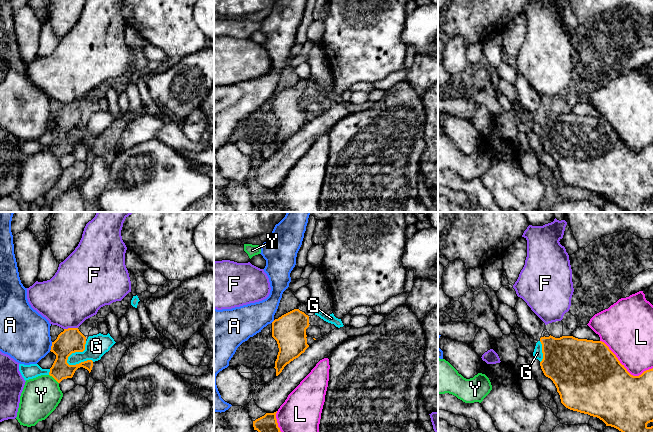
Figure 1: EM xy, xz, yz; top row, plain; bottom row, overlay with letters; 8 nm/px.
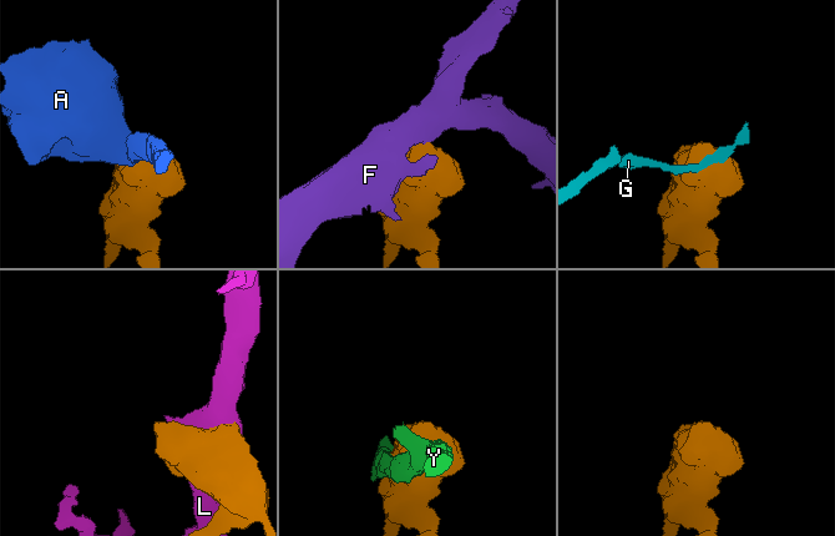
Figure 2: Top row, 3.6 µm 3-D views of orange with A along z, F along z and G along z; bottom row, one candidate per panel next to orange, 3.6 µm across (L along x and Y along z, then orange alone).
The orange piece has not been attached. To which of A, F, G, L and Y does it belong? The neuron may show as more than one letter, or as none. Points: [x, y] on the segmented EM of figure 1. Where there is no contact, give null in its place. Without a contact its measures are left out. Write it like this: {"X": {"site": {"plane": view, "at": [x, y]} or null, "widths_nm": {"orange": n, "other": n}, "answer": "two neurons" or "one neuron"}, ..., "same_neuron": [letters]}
{"A": {"site": {"plane": "xy", "at": [51, 346]}, "widths_nm": {"orange": 200, "other": 400}, "answer": "two neurons"}, "F": {"site": {"plane": "xy", "at": [70, 328]}, "widths_nm": {"orange": 200, "other": 440}, "answer": "two neurons"}, "G": {"site": {"plane": "xy", "at": [76, 351]}, "widths_nm": {"orange": 200, "other": 180}, "answer": "two neurons"}, "L": {"site": {"plane": "yz", "at": [624, 367]}, "widths_nm": {"orange": 500, "other": 360}, "answer": "two neurons"}, "Y": {"site": {"plane": "xy", "at": [54, 378]}, "widths_nm": {"orange": 160, "other": 300}, "answer": "two neurons"}, "same_neuron": []}

